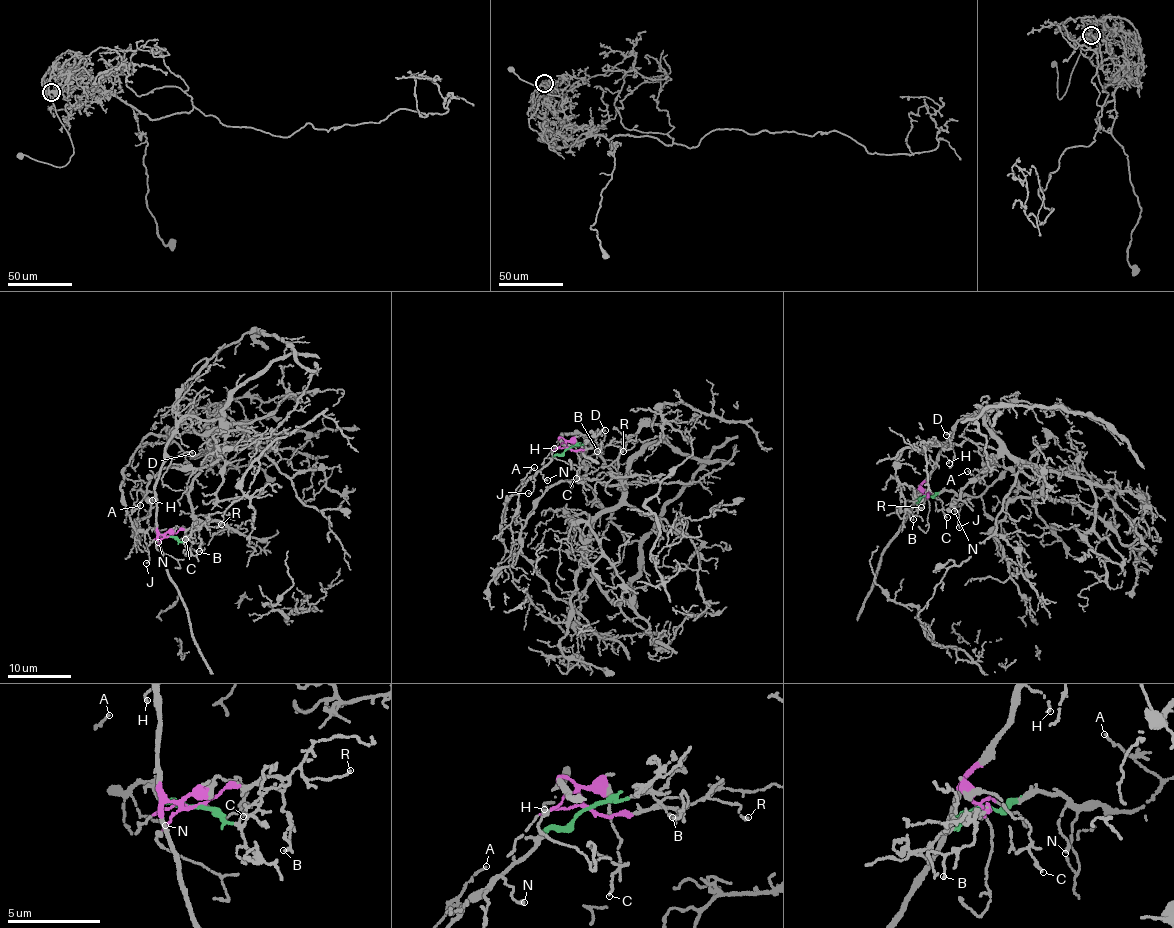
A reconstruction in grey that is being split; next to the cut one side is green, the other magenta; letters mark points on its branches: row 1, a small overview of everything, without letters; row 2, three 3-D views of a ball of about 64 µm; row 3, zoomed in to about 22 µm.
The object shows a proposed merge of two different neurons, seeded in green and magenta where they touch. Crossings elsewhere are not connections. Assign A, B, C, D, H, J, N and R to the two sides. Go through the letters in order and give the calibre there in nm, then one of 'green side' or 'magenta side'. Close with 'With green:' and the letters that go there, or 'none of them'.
A: calibre 90 nm; green side
B: calibre 100 nm; magenta side
C: calibre 130 nm; magenta side
D: calibre 120 nm; magenta side
H: calibre 110 nm; magenta side
J: calibre 100 nm; green side
N: calibre 130 nm; green side
R: calibre 110 nm; magenta side
With green: A, J, N

